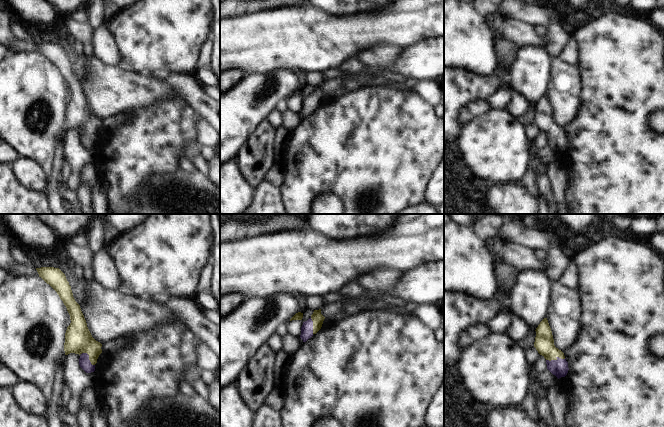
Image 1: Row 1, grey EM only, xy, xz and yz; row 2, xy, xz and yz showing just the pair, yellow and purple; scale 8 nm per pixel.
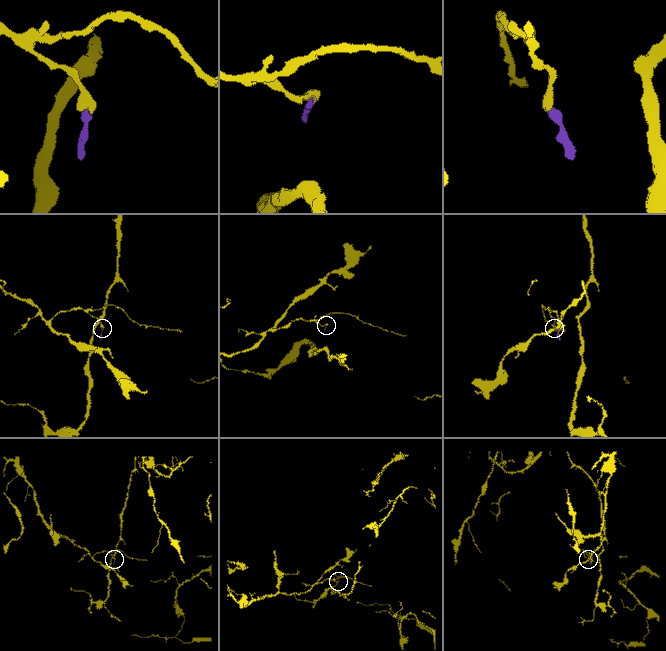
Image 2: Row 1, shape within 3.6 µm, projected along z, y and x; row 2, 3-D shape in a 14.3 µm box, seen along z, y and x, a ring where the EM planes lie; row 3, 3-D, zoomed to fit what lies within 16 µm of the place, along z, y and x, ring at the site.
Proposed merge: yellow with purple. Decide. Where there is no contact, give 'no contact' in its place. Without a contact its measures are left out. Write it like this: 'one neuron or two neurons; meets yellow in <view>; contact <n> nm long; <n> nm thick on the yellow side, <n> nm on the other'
one neuron; meets yellow in yz; contact 160 nm long; 160 nm thick on the yellow side, 140 nm on the other

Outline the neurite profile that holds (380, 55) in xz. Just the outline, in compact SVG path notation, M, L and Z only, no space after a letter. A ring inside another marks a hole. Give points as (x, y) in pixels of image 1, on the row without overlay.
M377 44L358 52L354 57L354 61L370 67L384 67L392 64L399 56L401 50L395 45Z

